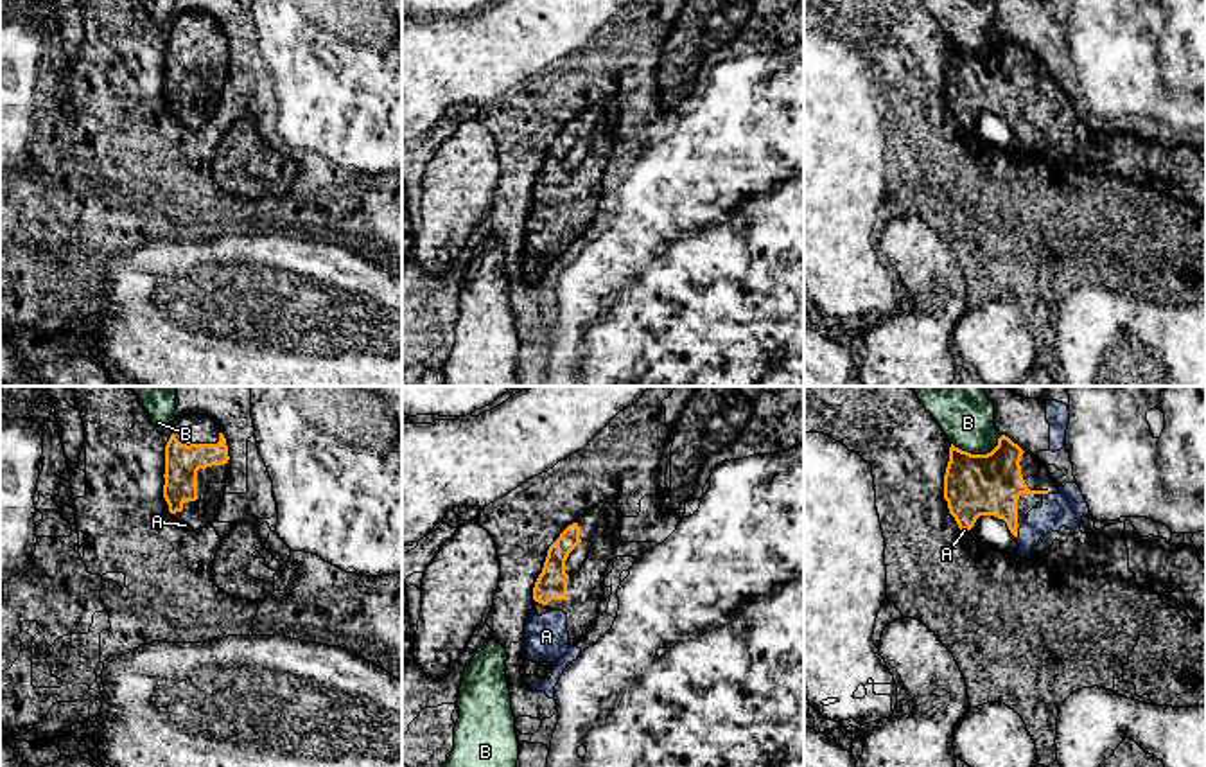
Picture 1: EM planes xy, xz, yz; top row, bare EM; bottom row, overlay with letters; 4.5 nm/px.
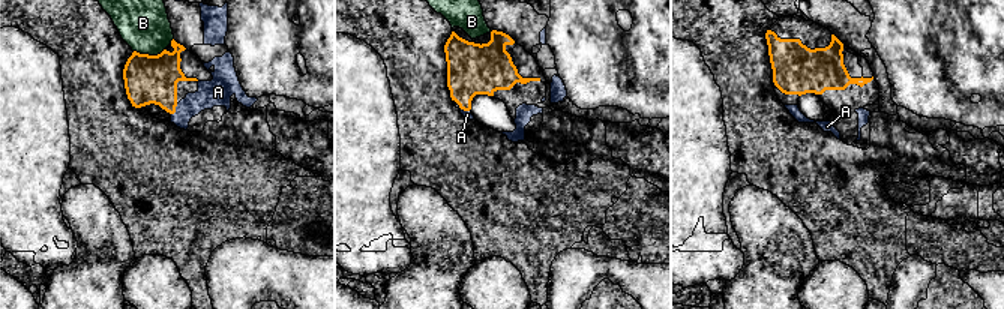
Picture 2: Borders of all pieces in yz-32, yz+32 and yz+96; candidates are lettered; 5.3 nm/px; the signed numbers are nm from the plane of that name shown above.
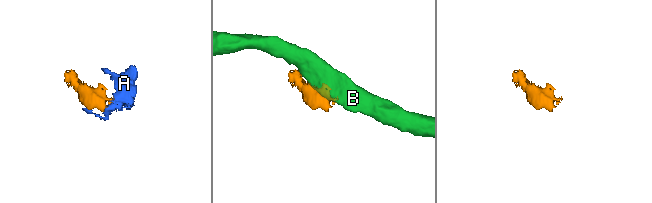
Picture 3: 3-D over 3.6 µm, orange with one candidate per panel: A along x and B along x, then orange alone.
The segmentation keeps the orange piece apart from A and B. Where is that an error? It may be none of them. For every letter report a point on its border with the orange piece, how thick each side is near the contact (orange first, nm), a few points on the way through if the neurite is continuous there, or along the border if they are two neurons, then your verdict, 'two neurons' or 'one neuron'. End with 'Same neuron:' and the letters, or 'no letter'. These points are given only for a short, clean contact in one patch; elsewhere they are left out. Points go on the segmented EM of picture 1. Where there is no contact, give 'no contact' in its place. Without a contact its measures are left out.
A: meets orange in yz at (1045, 493); 280 nm thick on the orange side, 160 nm on the other; one neuron
B: meets orange in yz at (978, 455); 280 nm thick on the orange side, 260 nm on the other; border along yz (1002, 435), (986, 453), (968, 453), (952, 442); two neurons
Same neuron: A

